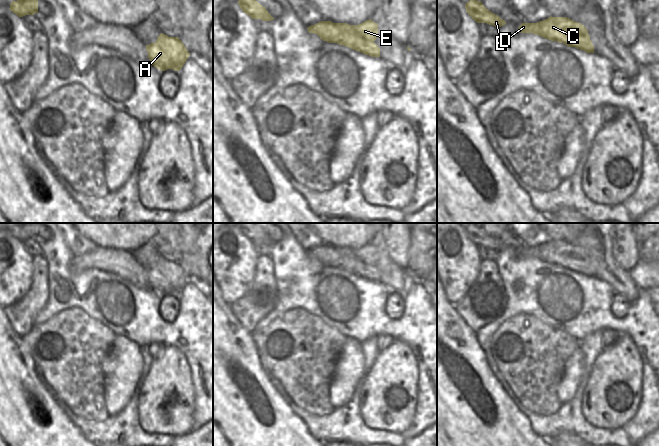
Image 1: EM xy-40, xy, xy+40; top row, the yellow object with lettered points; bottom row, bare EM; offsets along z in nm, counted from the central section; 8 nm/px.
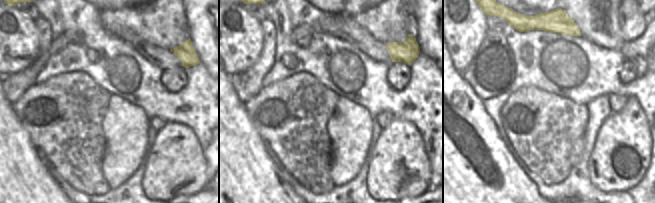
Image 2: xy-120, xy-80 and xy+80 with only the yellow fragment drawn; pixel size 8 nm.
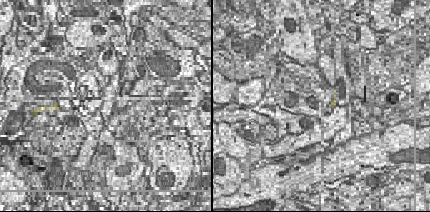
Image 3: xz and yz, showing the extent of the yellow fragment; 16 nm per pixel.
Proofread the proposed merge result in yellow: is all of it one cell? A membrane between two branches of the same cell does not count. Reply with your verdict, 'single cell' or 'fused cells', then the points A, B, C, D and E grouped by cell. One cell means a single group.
single cell; A B C D E

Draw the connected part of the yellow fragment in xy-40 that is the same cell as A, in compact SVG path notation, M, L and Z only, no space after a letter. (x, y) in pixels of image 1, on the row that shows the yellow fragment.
M161 33L155 43L146 45L150 65L161 71L173 69L179 71L190 53L178 37L169 37Z

